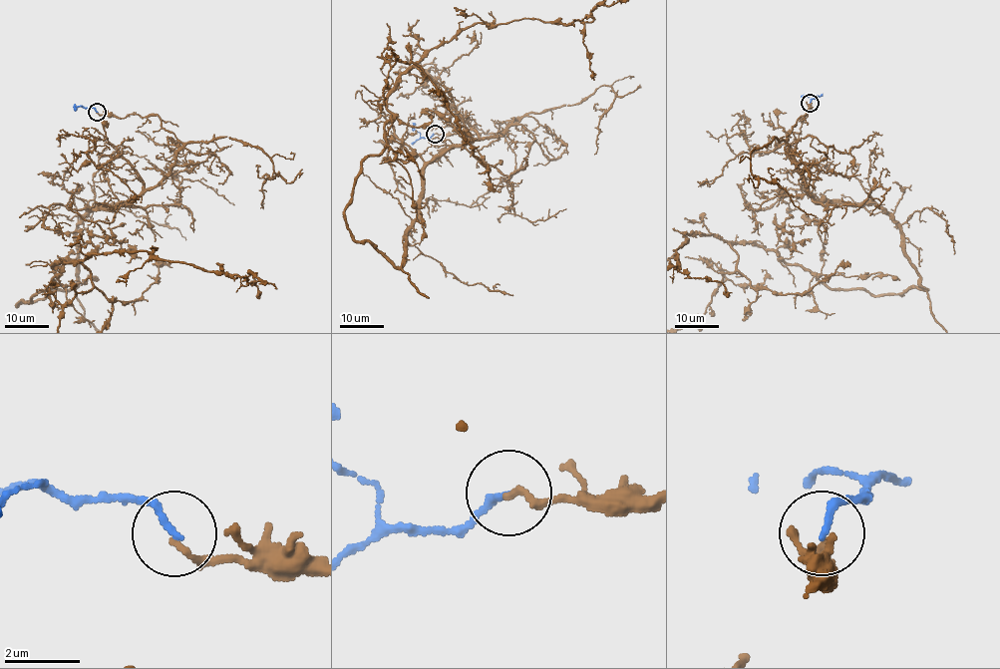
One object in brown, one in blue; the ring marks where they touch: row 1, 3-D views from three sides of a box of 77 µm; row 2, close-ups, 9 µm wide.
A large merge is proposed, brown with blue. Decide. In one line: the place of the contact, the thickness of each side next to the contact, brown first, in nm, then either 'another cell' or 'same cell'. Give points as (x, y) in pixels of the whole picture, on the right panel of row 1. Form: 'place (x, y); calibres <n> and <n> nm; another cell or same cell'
place (810, 103); calibres 160 and 180 nm; another cell

